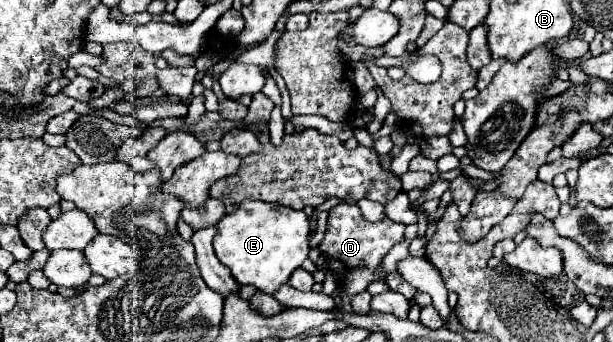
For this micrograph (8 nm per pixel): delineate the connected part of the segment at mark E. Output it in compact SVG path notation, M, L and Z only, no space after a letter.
M243 200L239 210L225 214L219 220L219 234L213 238L213 248L221 264L225 264L239 284L251 284L265 294L273 294L285 284L295 268L309 254L311 222L303 210L283 206L267 206L259 200Z

